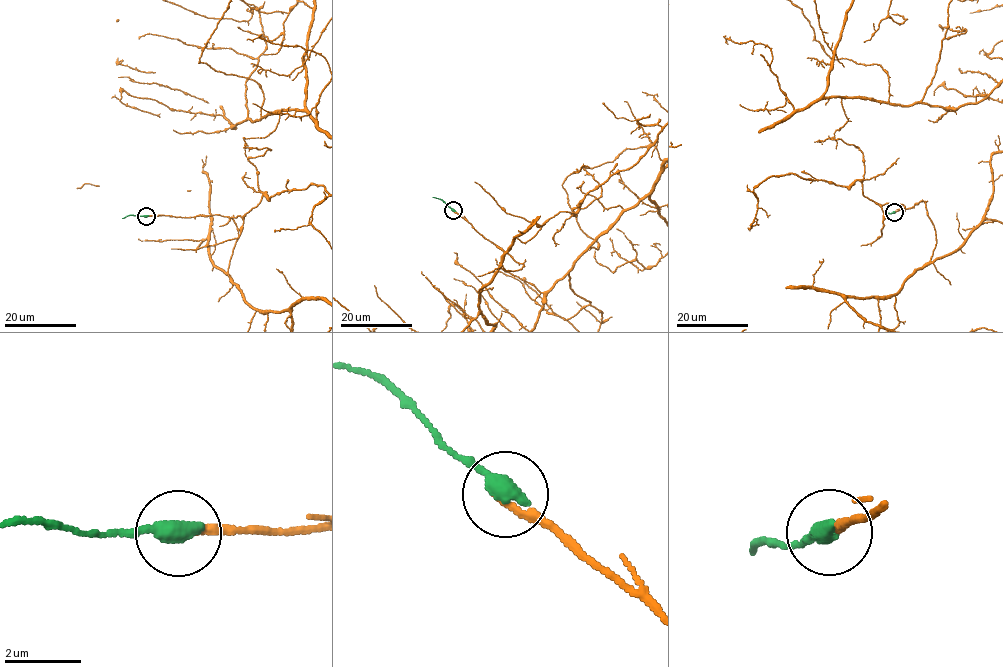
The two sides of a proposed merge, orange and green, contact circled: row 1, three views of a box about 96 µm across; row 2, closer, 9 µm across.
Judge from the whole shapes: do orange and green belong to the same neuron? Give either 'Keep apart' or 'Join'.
Join

